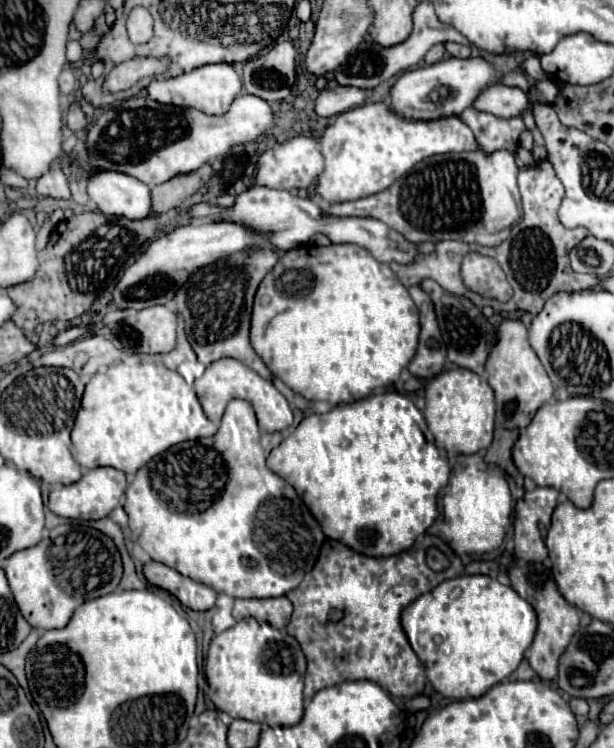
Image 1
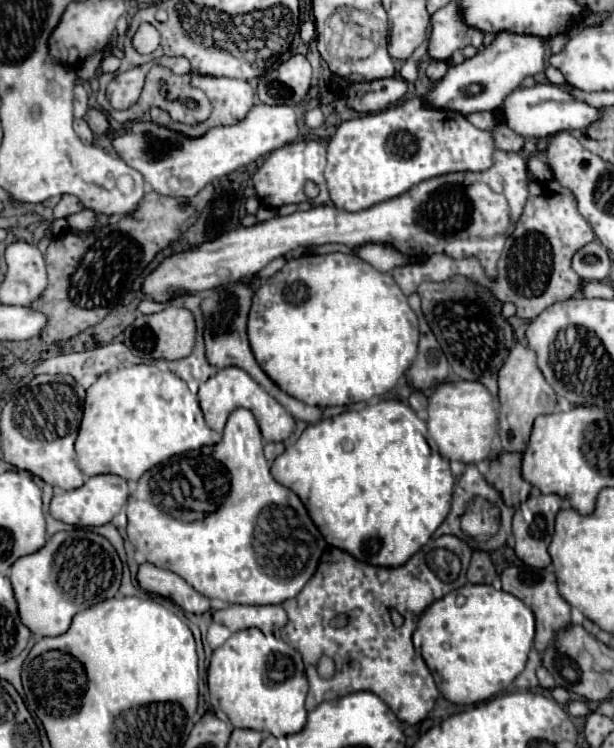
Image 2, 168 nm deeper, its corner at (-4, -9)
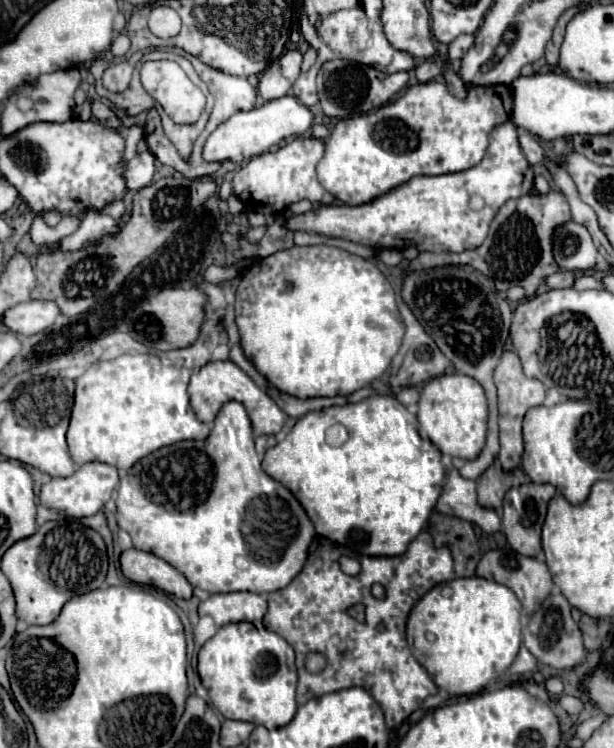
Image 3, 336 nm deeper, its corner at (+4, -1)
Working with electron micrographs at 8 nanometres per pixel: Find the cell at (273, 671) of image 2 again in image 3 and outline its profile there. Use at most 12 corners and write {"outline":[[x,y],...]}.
{"outline":[[231,622],[197,670],[225,718],[267,730],[291,722],[289,644]]}

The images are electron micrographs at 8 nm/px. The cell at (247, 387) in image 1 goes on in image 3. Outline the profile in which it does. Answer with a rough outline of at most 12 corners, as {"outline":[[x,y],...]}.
{"outline":[[233,362],[193,372],[189,398],[201,422],[237,400],[255,436],[277,434],[283,410]]}

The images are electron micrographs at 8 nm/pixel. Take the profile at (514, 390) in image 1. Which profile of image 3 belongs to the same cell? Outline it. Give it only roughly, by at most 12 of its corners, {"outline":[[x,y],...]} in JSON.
{"outline":[[505,352],[495,370],[499,462],[519,468],[523,416],[543,404],[545,386]]}

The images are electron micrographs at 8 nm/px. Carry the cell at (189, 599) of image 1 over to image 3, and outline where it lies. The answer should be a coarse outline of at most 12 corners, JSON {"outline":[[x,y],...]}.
{"outline":[[129,548],[119,562],[131,582],[191,598],[187,578],[151,552]]}

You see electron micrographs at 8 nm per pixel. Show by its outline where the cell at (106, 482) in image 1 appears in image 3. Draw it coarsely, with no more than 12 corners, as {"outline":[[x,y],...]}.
{"outline":[[89,462],[43,484],[39,502],[93,516],[119,484],[117,468]]}

